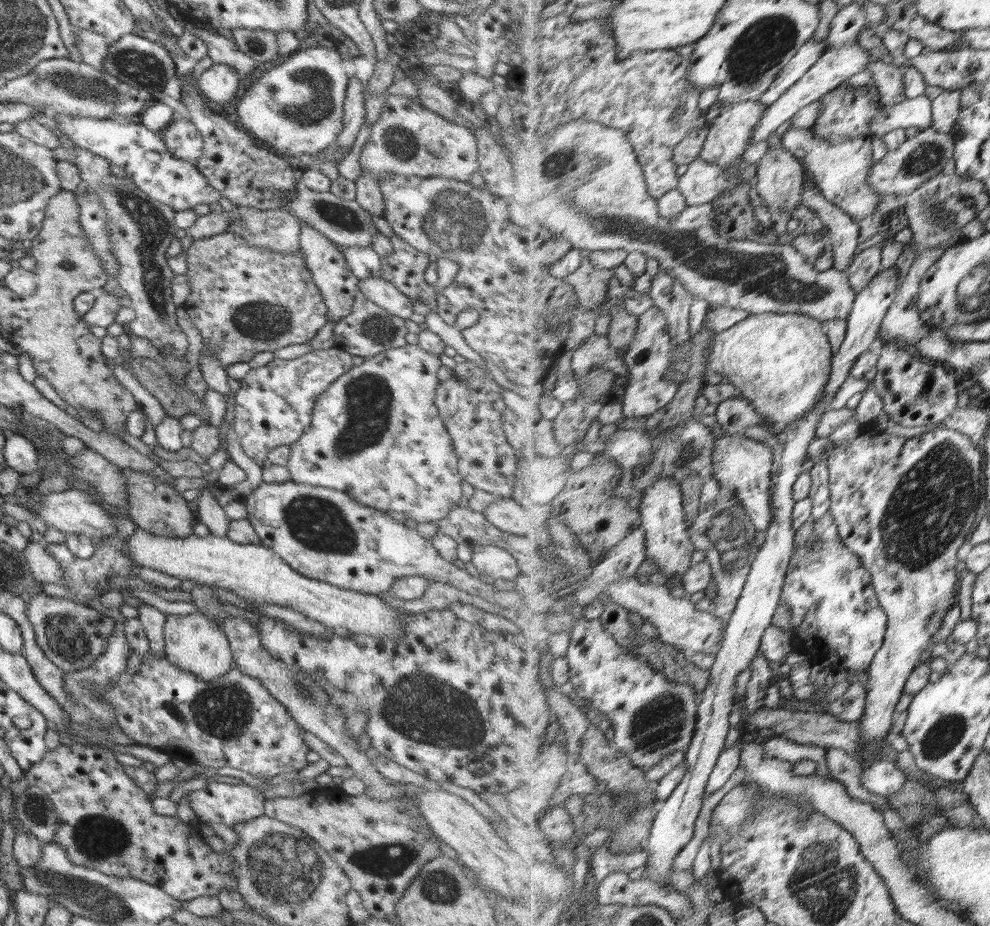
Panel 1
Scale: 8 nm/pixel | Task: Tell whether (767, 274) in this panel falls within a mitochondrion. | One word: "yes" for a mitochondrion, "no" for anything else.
yes

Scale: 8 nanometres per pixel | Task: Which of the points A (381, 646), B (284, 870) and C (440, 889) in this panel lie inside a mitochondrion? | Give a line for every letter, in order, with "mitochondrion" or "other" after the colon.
A: other
B: mitochondrion
C: mitochondrion

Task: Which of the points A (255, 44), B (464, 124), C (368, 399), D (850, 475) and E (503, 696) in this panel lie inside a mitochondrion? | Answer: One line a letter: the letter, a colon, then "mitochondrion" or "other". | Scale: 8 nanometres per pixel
A: mitochondrion
B: other
C: mitochondrion
D: other
E: other

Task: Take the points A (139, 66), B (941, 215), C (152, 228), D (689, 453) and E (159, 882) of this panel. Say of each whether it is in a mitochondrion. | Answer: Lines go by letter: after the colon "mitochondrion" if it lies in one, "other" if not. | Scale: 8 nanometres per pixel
A: mitochondrion
B: mitochondrion
C: mitochondrion
D: mitochondrion
E: other

